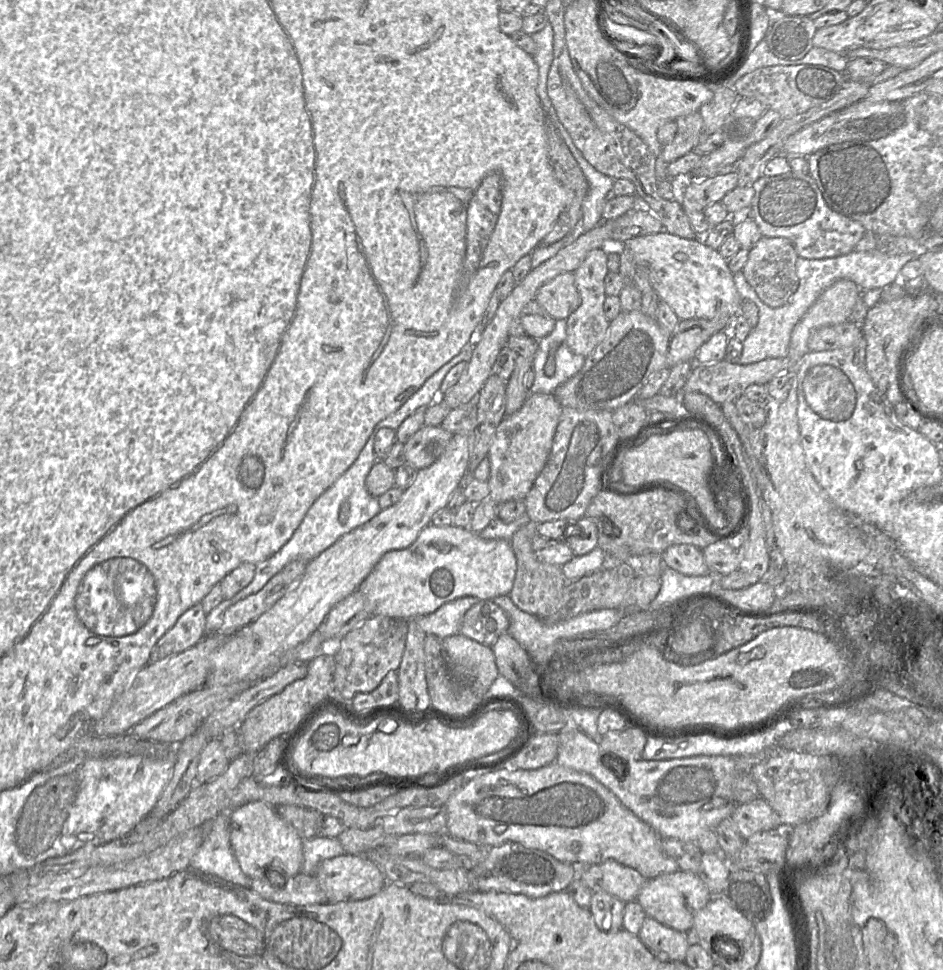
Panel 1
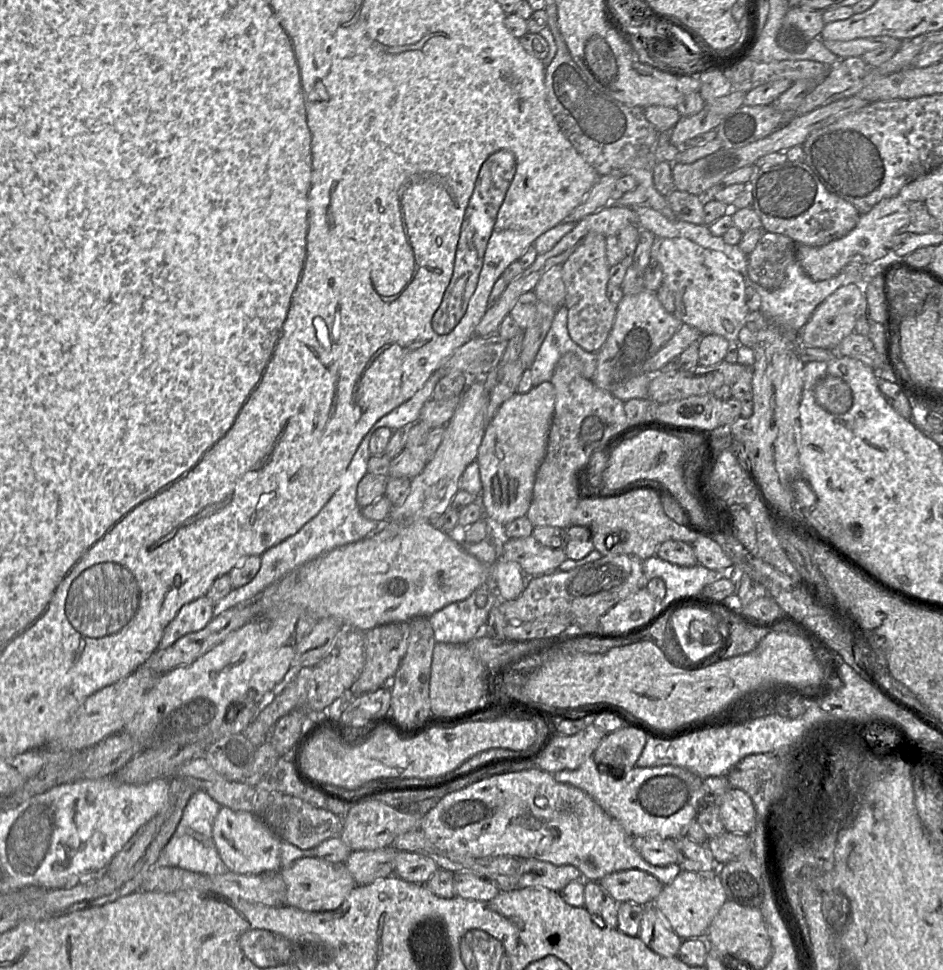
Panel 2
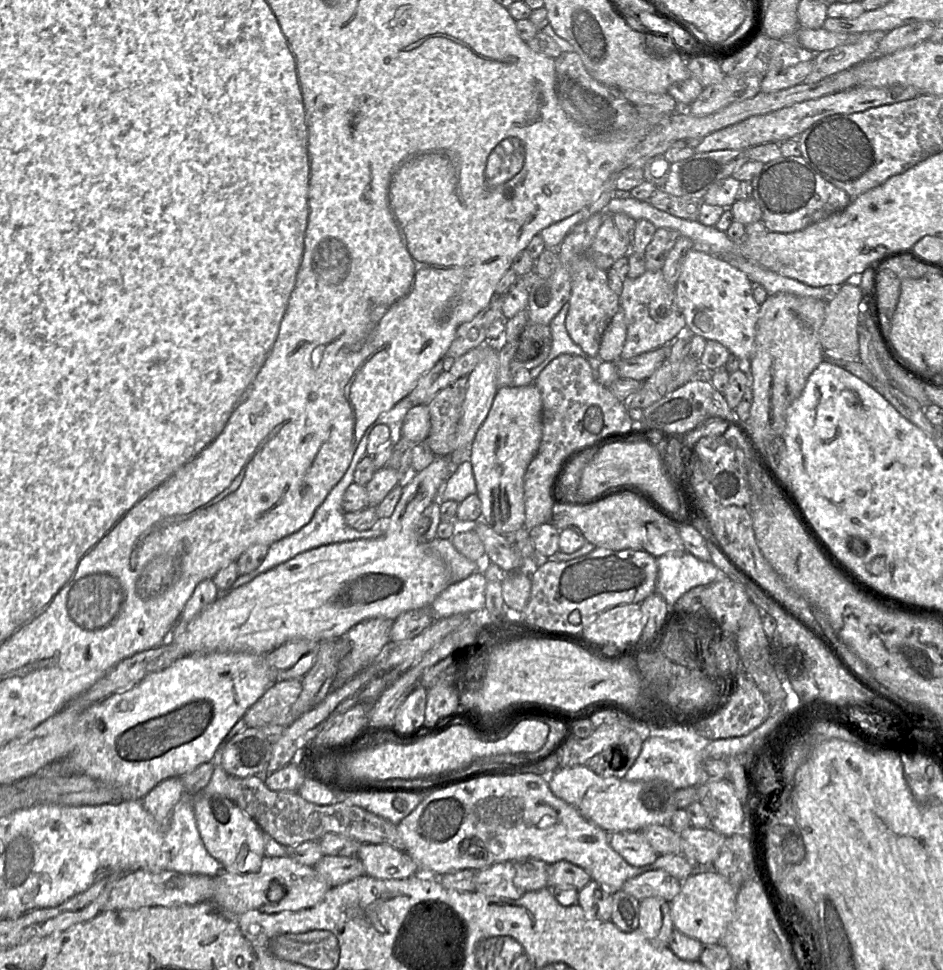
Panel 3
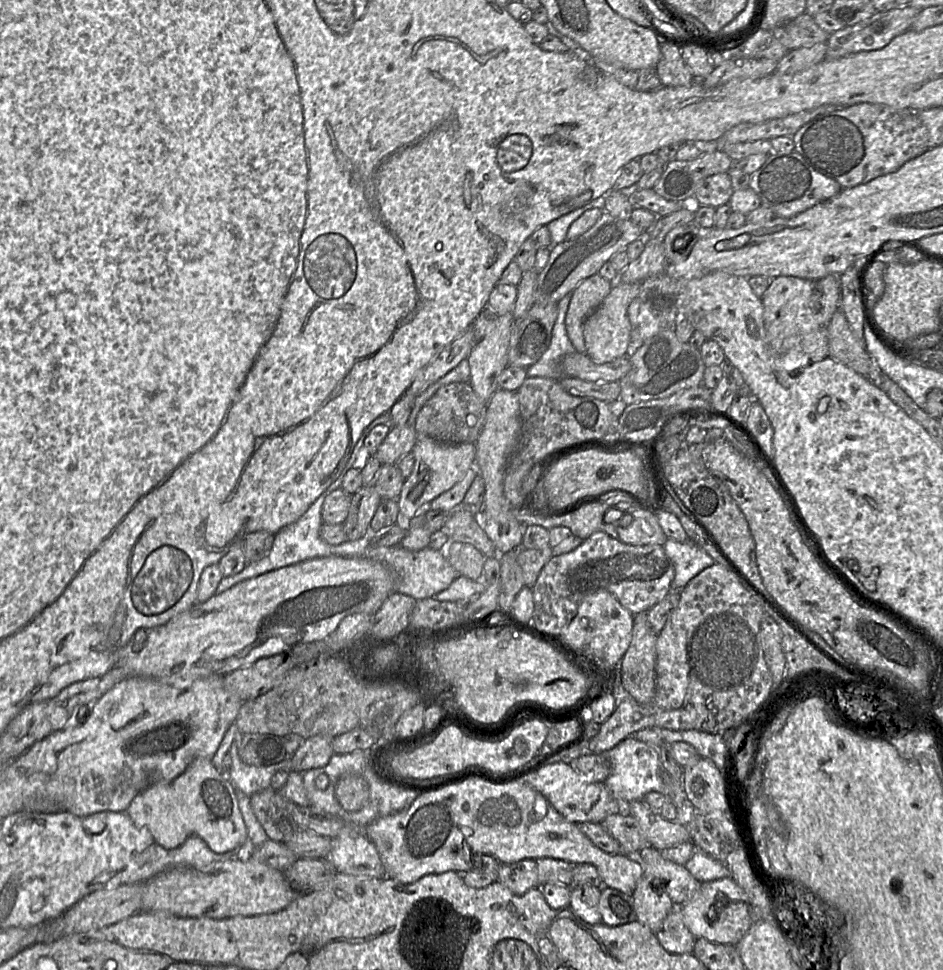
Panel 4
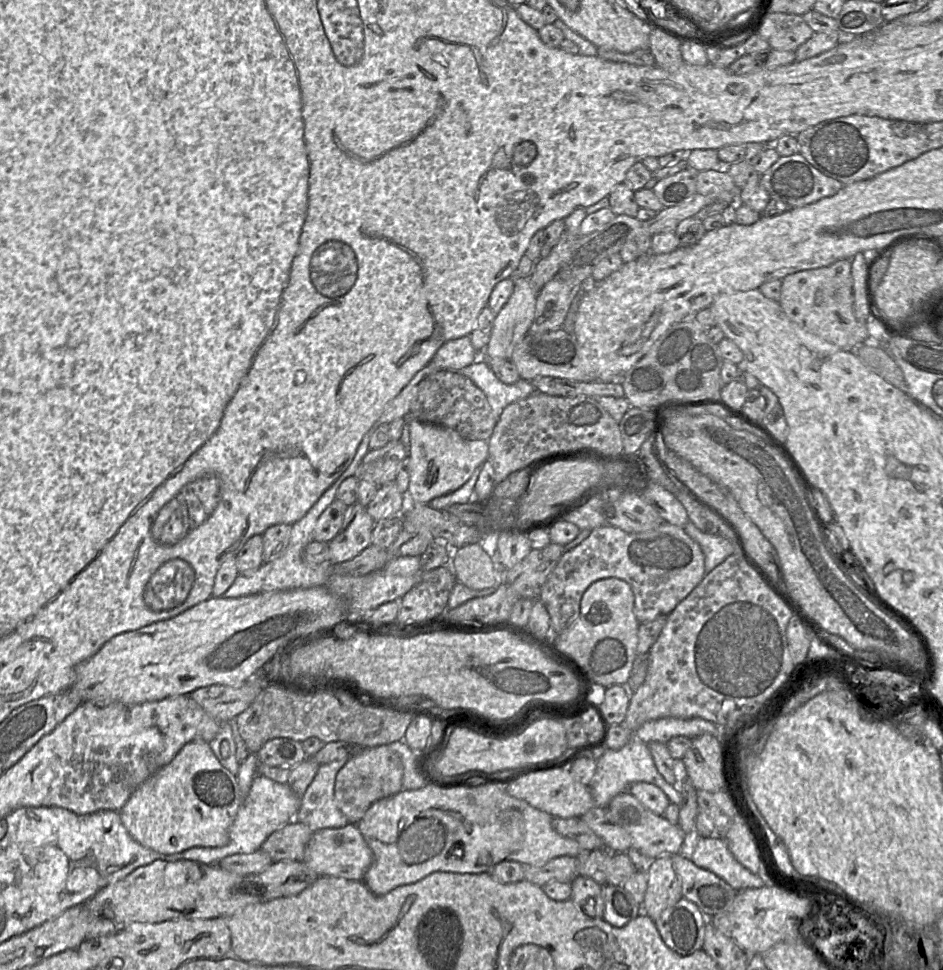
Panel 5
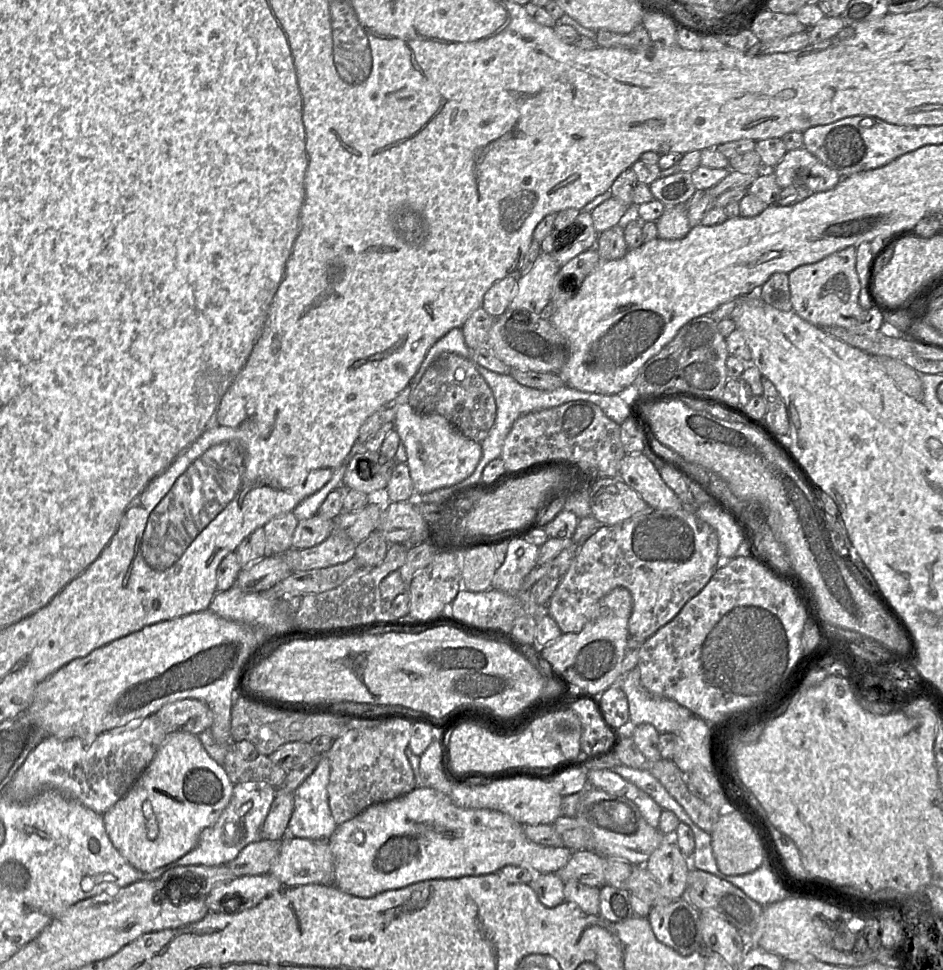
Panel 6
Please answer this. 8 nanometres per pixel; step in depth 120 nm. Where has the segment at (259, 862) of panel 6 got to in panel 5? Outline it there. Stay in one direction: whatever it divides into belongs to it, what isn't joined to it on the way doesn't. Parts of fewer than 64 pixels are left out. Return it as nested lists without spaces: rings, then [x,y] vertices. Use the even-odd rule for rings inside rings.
[[[293,821],[272,833],[260,849],[271,857],[273,863],[280,861],[303,862],[305,848],[313,833],[305,824]]]

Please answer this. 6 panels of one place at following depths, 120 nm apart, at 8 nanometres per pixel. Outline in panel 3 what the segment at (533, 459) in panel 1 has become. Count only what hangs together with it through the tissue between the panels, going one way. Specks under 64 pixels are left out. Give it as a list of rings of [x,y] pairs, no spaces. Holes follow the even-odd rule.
[[[534,383],[498,388],[490,411],[470,449],[482,519],[495,532],[506,536],[524,527],[524,474],[542,439],[542,399]]]

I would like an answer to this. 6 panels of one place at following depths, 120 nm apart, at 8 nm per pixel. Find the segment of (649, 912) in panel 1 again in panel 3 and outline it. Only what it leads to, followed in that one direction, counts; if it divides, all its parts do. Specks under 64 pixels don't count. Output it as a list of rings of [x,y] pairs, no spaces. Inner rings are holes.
[[[698,868],[682,881],[680,892],[670,901],[674,928],[703,945],[720,943],[736,909],[737,890],[711,868]]]

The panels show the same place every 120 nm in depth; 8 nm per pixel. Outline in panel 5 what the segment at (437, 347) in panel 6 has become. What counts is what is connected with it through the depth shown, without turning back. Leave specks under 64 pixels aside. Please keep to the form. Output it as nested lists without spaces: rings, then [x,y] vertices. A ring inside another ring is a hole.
[[[463,336],[444,343],[429,363],[433,363],[439,371],[458,371],[477,361],[479,355],[478,351],[474,349],[470,337]]]

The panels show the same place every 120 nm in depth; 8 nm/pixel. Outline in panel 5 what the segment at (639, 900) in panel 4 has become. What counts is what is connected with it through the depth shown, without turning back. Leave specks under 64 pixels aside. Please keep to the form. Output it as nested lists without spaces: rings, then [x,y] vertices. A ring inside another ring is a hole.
[[[673,855],[655,858],[647,872],[647,890],[642,912],[653,920],[683,898],[682,883],[673,867],[671,856]]]

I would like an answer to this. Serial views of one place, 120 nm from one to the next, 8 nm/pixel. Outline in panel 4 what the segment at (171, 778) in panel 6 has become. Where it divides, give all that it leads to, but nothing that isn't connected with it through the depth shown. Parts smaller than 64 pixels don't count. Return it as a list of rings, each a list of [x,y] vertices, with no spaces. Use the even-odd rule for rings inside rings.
[[[205,757],[194,758],[175,779],[152,784],[139,792],[125,812],[137,827],[147,828],[155,841],[166,849],[182,845],[193,834],[202,838],[216,853],[238,850],[248,841],[248,832],[239,809],[235,787],[226,773],[218,771],[212,760]]]

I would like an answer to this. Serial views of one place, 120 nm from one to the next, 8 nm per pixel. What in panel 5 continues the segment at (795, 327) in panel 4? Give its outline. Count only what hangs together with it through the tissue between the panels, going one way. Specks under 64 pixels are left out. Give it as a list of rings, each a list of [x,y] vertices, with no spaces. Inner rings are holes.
[[[841,259],[826,267],[786,276],[782,279],[778,303],[792,322],[842,350],[854,350],[868,339],[866,322],[859,321],[853,311],[851,259]]]

